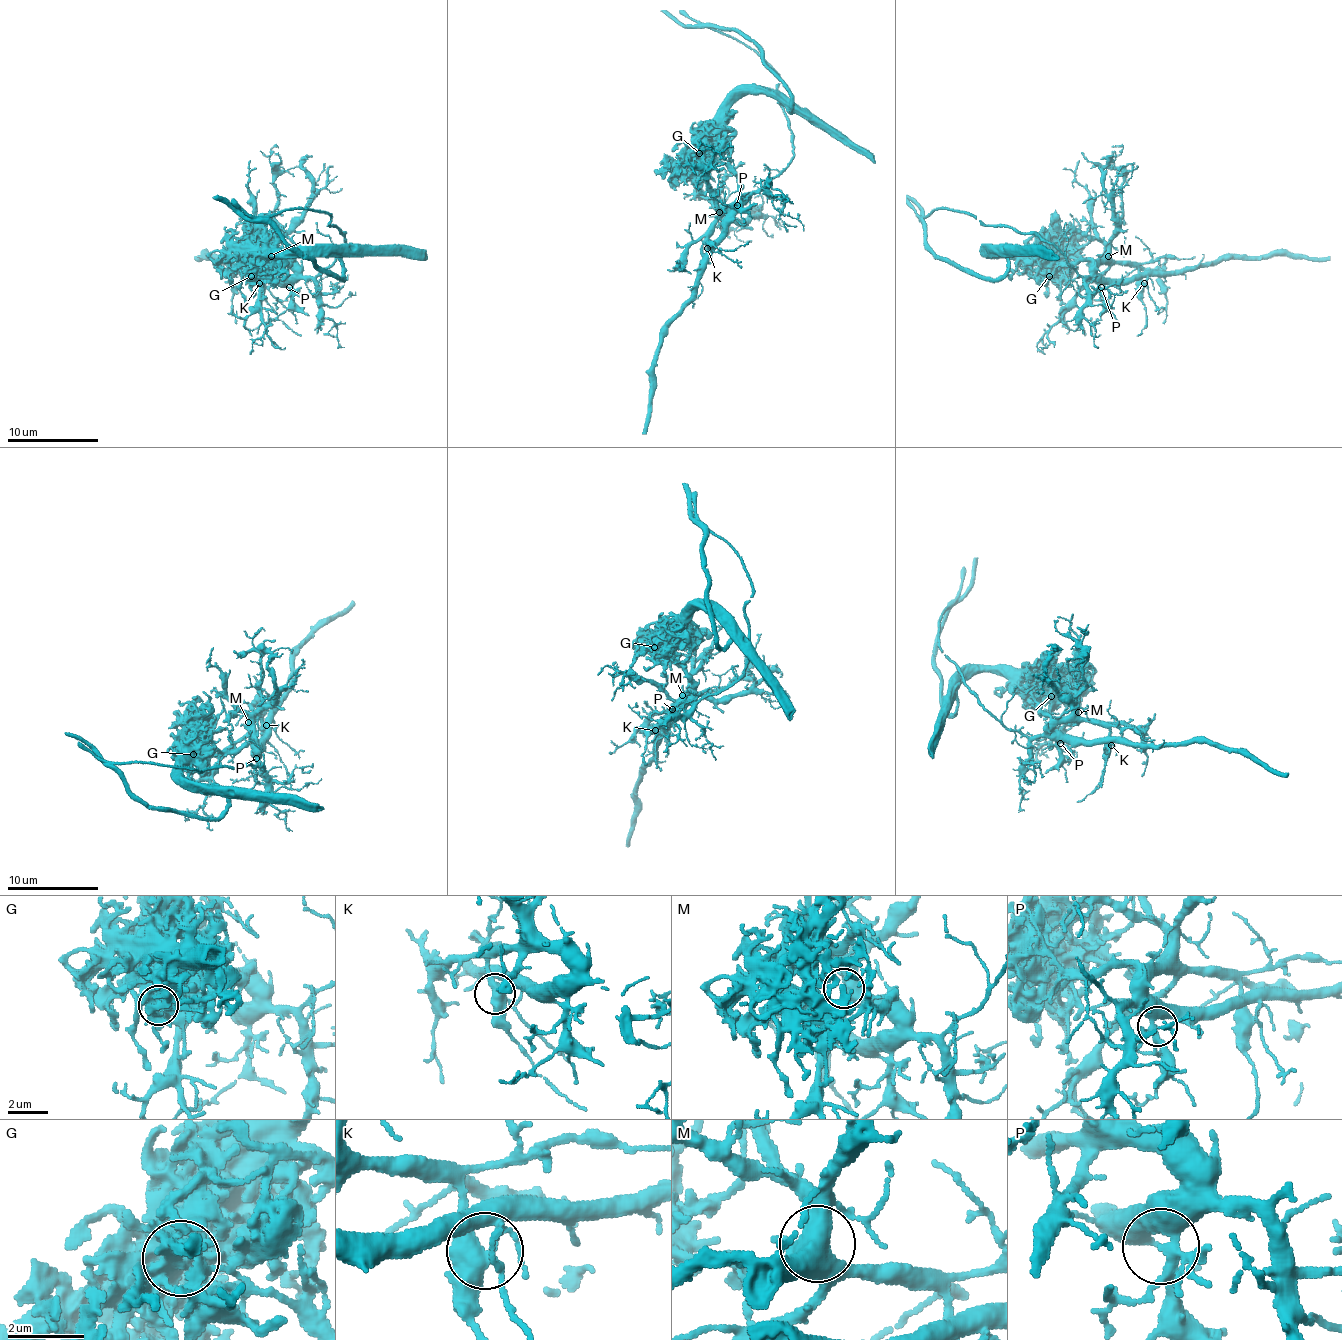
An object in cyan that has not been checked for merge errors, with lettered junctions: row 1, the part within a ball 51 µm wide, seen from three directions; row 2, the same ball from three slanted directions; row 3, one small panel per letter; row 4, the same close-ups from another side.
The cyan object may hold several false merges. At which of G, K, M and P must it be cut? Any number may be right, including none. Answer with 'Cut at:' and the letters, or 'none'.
Cut at: G

